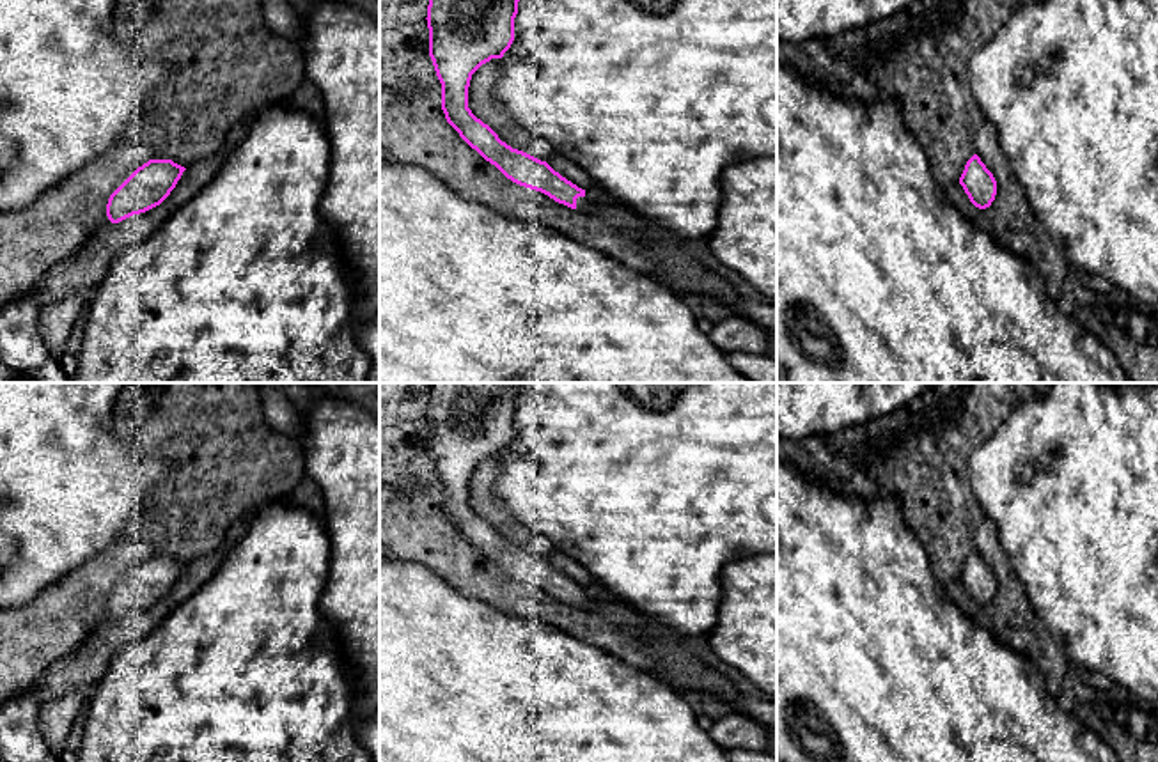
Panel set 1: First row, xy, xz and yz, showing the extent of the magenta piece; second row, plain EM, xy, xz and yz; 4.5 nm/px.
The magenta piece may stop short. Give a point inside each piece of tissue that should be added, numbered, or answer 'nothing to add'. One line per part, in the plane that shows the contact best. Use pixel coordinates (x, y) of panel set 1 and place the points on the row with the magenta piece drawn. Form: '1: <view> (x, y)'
1: xz (680, 268)

